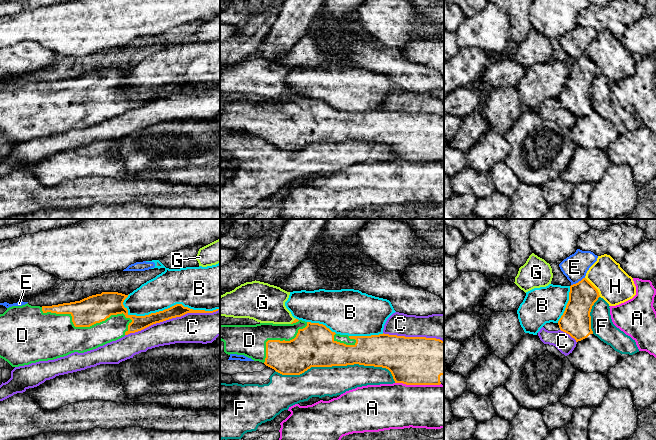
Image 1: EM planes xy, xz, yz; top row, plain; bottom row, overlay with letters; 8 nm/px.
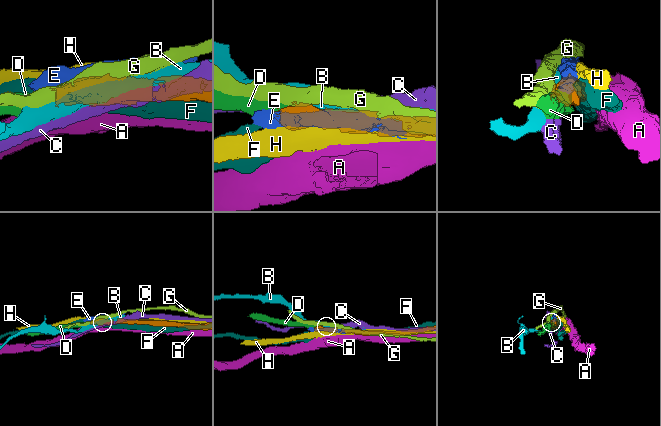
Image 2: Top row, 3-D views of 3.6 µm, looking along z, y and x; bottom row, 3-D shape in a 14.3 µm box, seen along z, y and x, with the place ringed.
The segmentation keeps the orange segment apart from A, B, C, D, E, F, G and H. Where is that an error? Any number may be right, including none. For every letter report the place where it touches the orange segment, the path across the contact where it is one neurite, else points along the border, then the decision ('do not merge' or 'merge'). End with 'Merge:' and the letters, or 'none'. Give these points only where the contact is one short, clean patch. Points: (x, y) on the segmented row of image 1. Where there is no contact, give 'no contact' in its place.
A: contact xz (418, 384); do not merge
B: contact xy (168, 308); do not merge
C: contact xy (172, 317); do not merge
D: contact xy (83, 326); merge
E: contact yz (578, 282); do not merge
F: contact xz (338, 365); do not merge
G: contact xz (293, 321); border xz (295, 318), (290, 323); do not merge
H: contact yz (594, 287); do not merge
Merge: D

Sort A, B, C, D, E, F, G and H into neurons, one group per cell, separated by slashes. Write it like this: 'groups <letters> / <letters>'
groups A / B / C / D / E / F / G / H

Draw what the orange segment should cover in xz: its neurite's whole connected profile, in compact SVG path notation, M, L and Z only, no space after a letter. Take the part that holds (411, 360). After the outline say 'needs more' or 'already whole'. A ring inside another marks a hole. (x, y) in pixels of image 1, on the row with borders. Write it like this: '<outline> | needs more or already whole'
M295 319L291 324L273 324L273 323L260 323L256 325L220 325L220 340L224 342L224 352L228 355L237 354L244 355L254 361L264 363L266 366L274 369L282 375L300 375L310 369L311 367L332 367L332 366L347 366L347 365L364 365L382 367L388 369L395 381L395 383L403 383L406 385L440 385L440 376L444 375L444 341L436 338L426 337L405 337L389 334L379 334L371 336L348 336L340 335L332 332L323 324L305 322Z | needs more

